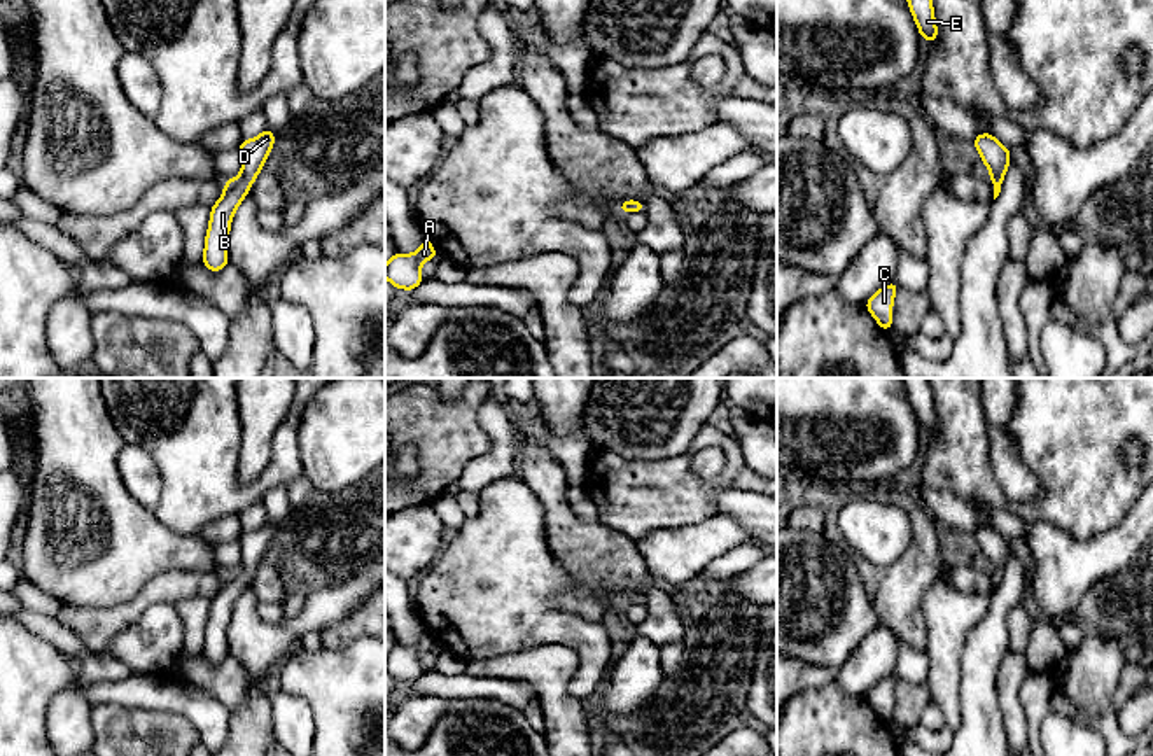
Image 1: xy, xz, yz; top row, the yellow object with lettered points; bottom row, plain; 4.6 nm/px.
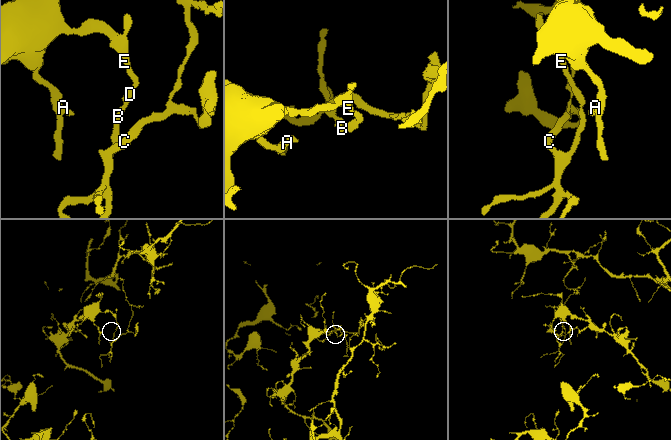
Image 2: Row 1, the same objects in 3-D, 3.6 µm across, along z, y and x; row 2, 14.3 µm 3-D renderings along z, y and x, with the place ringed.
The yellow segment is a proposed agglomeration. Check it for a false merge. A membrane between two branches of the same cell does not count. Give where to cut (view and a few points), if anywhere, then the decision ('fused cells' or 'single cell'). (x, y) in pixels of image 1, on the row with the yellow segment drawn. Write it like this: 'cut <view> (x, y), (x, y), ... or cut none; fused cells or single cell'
cut none; single cell

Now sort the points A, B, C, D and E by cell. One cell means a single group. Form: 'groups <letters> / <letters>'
groups A B C D E

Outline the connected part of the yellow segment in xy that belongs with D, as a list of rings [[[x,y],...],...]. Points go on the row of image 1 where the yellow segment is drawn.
[[[264,128],[259,136],[241,140],[238,147],[241,158],[241,173],[226,180],[222,196],[210,208],[212,212],[205,236],[203,264],[213,273],[220,271],[229,262],[227,234],[233,215],[262,170],[262,164],[268,159],[275,142],[276,135]]]

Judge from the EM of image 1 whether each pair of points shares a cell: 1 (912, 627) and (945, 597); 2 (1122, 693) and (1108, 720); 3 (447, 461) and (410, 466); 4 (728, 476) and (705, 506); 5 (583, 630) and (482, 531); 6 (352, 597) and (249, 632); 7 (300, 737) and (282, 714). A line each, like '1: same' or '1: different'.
1: different
2: same
3: different
4: same
5: same
6: same
7: same

